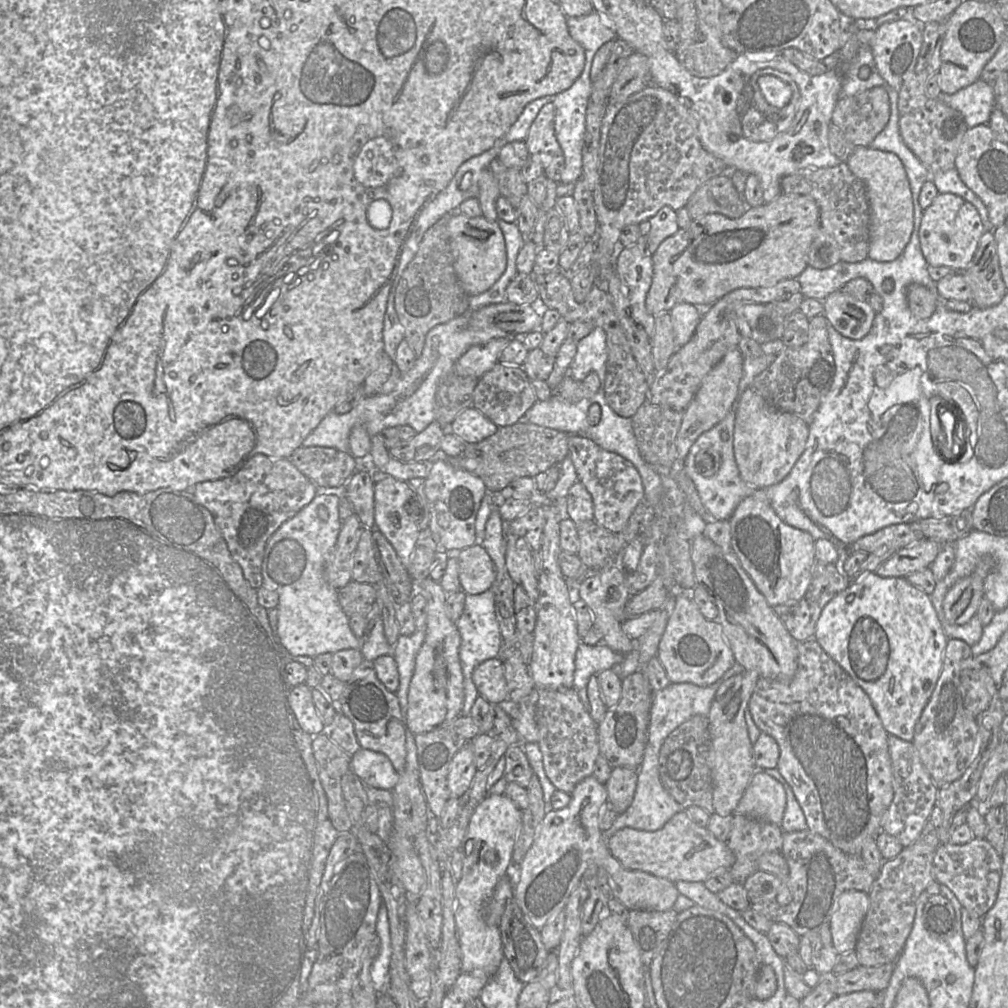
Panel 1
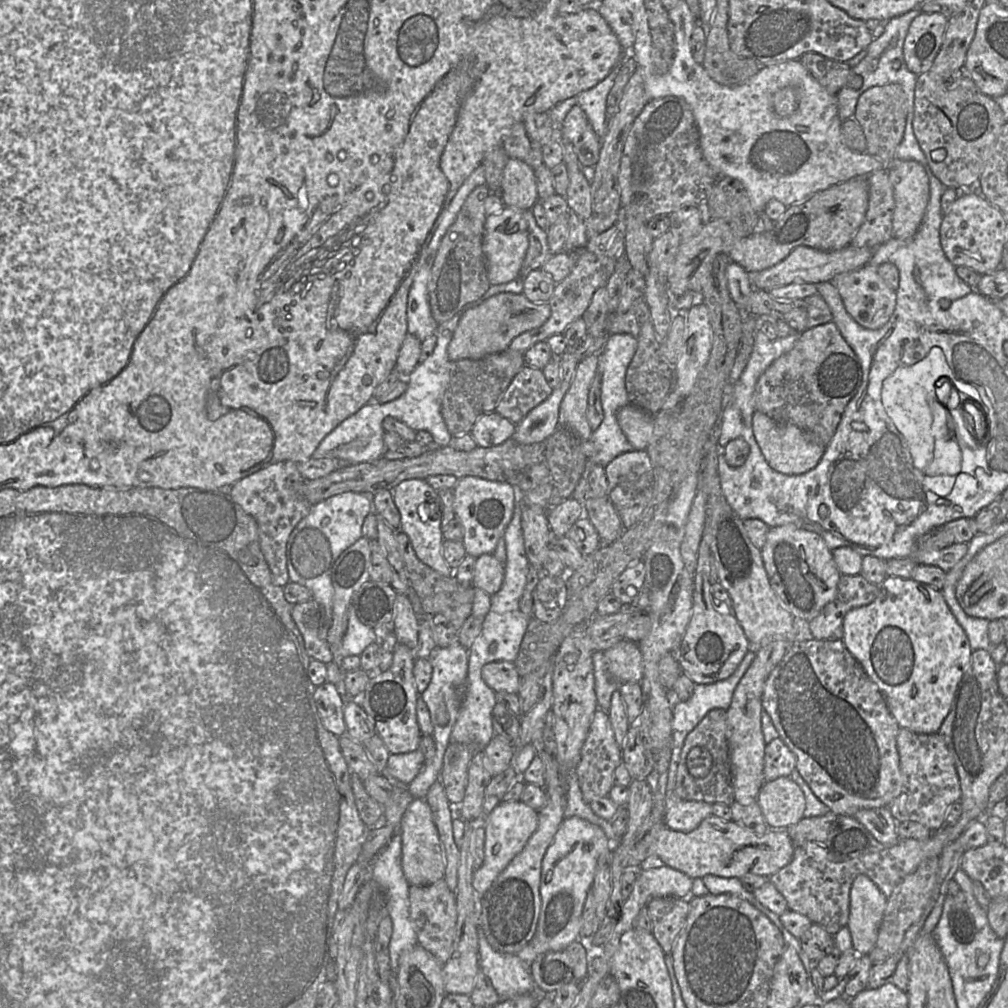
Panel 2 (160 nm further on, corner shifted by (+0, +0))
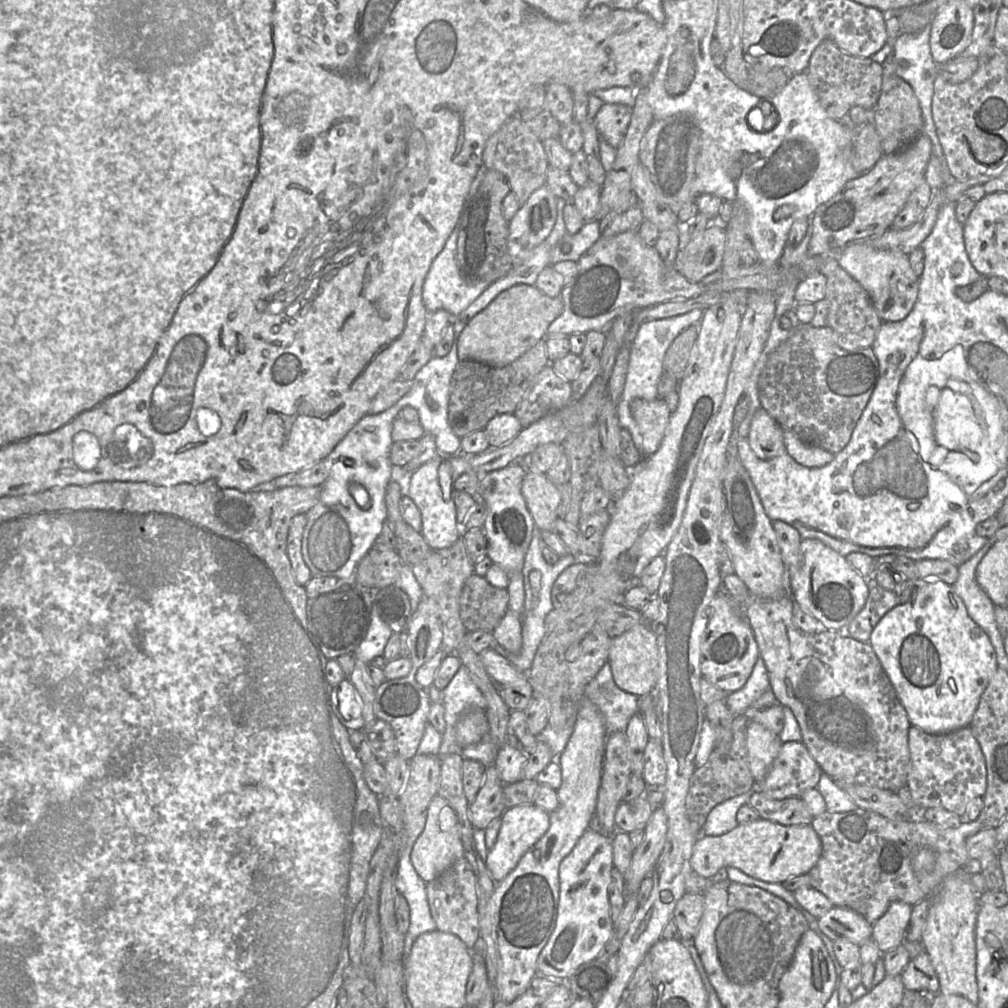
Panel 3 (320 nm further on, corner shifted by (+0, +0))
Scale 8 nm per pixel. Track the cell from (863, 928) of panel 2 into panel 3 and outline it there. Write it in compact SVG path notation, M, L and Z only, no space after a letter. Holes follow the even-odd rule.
M892 902L887 911L873 924L872 938L882 953L898 948L905 941L912 906Z

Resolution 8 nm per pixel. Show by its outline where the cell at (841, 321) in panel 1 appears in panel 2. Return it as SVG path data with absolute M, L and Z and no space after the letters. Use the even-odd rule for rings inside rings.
M864 265L856 270L836 275L832 284L837 289L847 313L866 329L879 329L893 314L896 306L896 291L890 288L877 272L878 267Z

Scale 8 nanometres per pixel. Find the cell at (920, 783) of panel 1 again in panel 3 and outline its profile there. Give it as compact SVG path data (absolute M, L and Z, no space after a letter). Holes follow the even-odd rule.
M911 725L908 731L910 768L905 786L913 802L922 808L944 808L962 816L967 804L976 797L982 797L987 788L987 768L981 747L969 727L947 733L931 734Z

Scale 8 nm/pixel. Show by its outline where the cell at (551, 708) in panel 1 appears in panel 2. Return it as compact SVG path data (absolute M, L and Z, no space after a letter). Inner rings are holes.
M598 709L590 725L588 735L580 752L580 760L574 771L579 788L587 804L596 798L607 797L614 786L614 771L622 763L621 749L616 743L615 734L607 712Z

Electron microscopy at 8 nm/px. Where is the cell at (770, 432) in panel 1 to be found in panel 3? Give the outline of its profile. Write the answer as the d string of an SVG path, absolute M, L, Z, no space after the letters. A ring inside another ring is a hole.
M789 431L783 432L787 454L797 463L808 468L819 468L830 463L834 455L821 448L808 445Z

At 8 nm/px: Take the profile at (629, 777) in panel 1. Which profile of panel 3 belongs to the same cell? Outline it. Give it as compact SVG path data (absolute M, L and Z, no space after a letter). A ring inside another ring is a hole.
M661 807L653 809L643 831L643 841L634 849L630 868L625 873L626 892L629 895L638 892L641 882L651 874L663 851L668 824Z

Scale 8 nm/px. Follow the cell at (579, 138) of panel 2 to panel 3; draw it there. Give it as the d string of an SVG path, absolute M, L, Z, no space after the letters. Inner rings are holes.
M604 103L593 118L602 140L618 148L631 121L632 109L623 104Z

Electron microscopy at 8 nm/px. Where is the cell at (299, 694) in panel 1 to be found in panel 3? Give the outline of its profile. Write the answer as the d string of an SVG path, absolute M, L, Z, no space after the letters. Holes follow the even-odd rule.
M348 679L329 687L328 702L330 713L334 714L347 729L350 731L363 729L365 725L363 701Z

